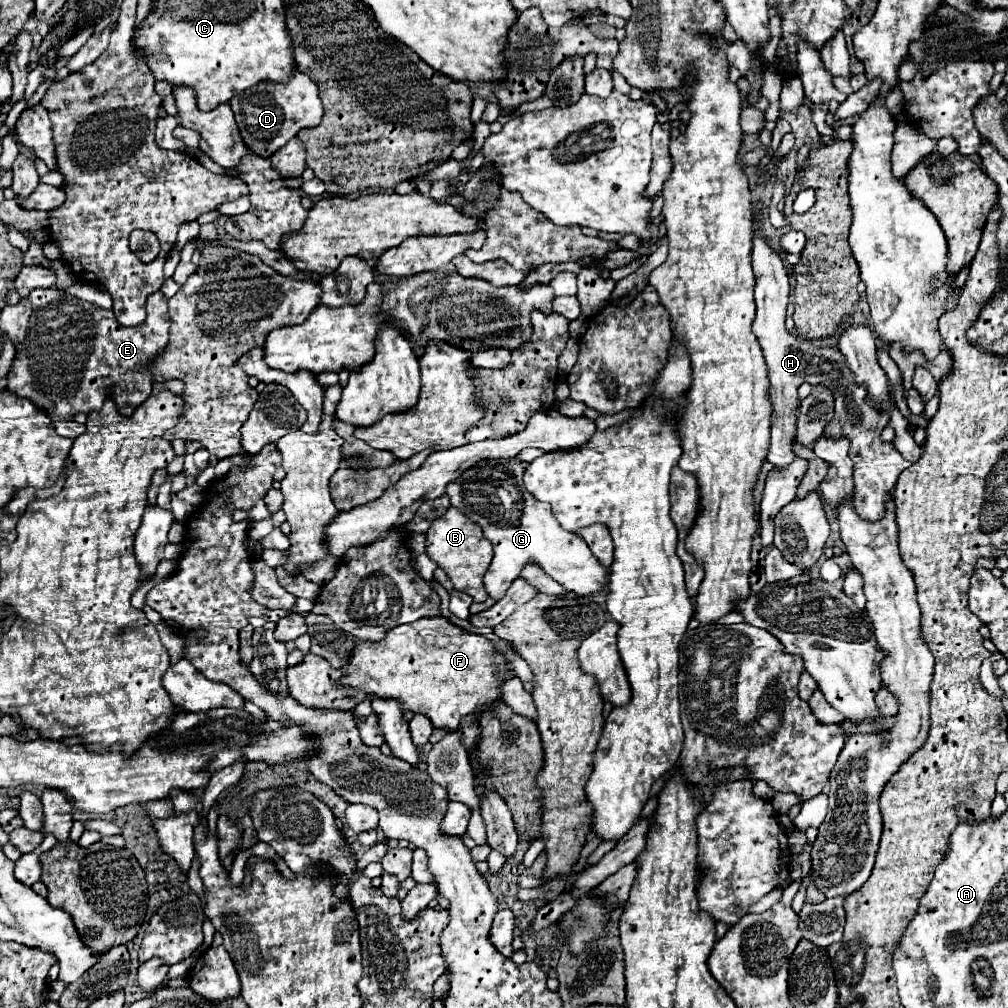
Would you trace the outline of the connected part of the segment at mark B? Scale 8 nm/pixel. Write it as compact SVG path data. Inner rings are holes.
M451 506L427 530L427 544L425 546L427 546L427 556L447 572L455 590L469 594L475 602L487 600L487 592L483 588L483 576L491 564L493 546L483 536L483 530L479 524L471 522L463 512L459 512L457 508Z

